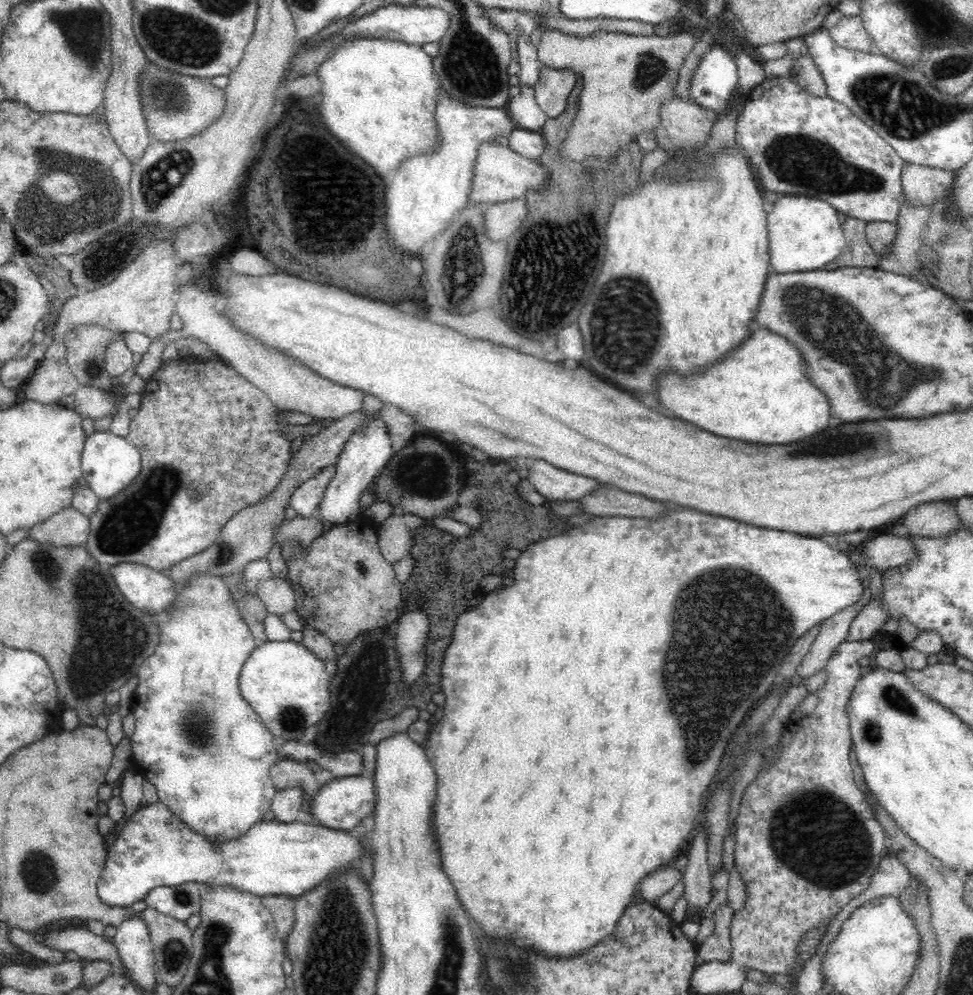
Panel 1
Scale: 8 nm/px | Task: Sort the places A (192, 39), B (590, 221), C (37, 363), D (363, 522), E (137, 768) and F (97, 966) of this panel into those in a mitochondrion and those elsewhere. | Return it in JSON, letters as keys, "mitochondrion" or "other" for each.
{"A":"mitochondrion","B":"other","C":"other","D":"other","E":"other","F":"other"}

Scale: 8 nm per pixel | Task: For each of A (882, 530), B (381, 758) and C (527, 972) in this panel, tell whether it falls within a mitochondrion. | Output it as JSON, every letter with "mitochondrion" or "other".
{"A":"other","B":"other","C":"mitochondrion"}

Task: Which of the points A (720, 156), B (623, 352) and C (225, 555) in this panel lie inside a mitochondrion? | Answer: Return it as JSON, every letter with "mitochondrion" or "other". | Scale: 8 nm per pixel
{"A":"other","B":"mitochondrion","C":"mitochondrion"}

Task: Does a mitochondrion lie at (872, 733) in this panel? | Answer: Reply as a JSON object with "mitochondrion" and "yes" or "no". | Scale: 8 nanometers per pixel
{"mitochondrion":"yes"}

